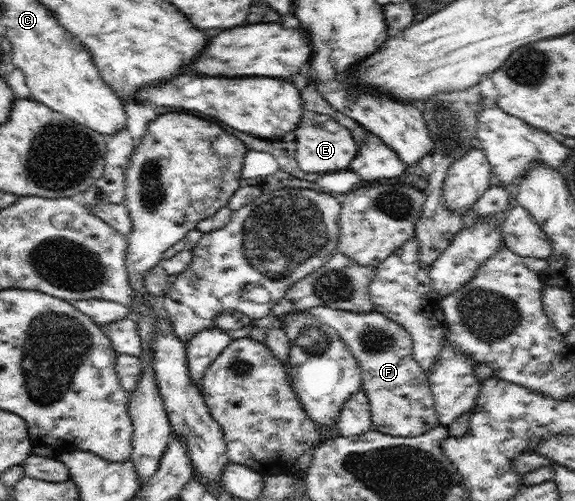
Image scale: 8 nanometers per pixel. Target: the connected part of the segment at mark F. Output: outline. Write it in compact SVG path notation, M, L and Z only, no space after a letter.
M319 305L304 311L318 322L334 327L359 362L362 388L368 397L376 431L413 437L432 431L440 423L428 375L415 361L412 337L402 325L375 310L362 314Z

